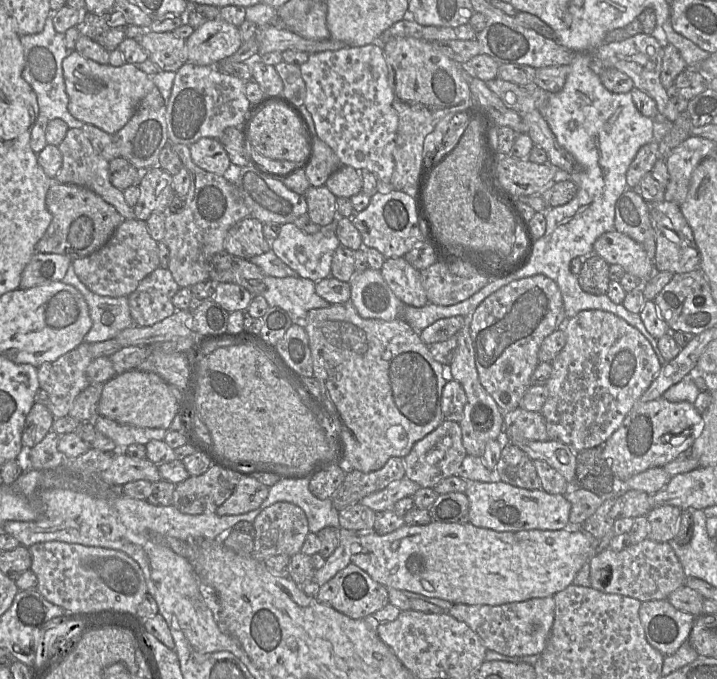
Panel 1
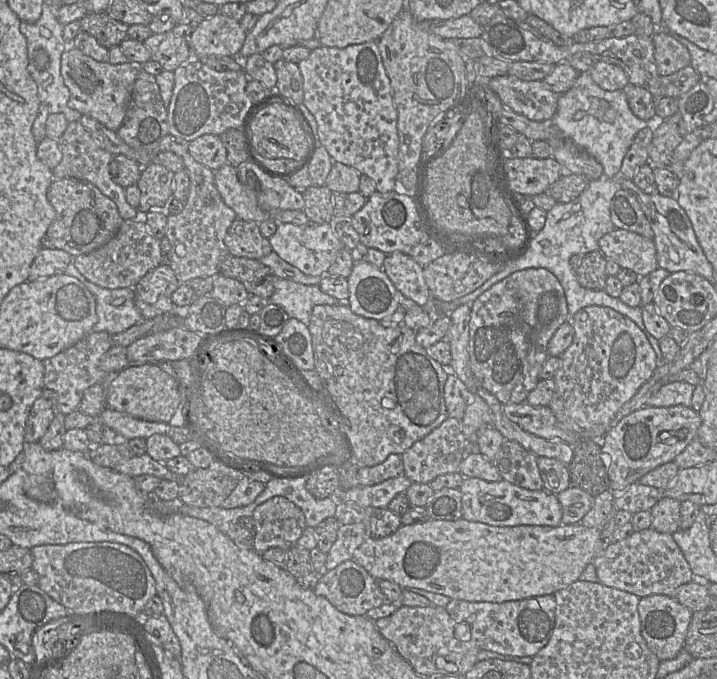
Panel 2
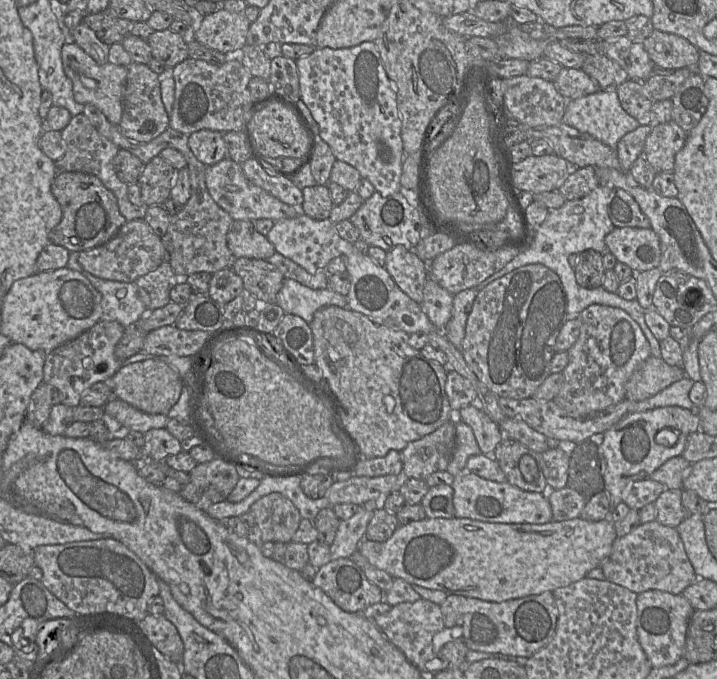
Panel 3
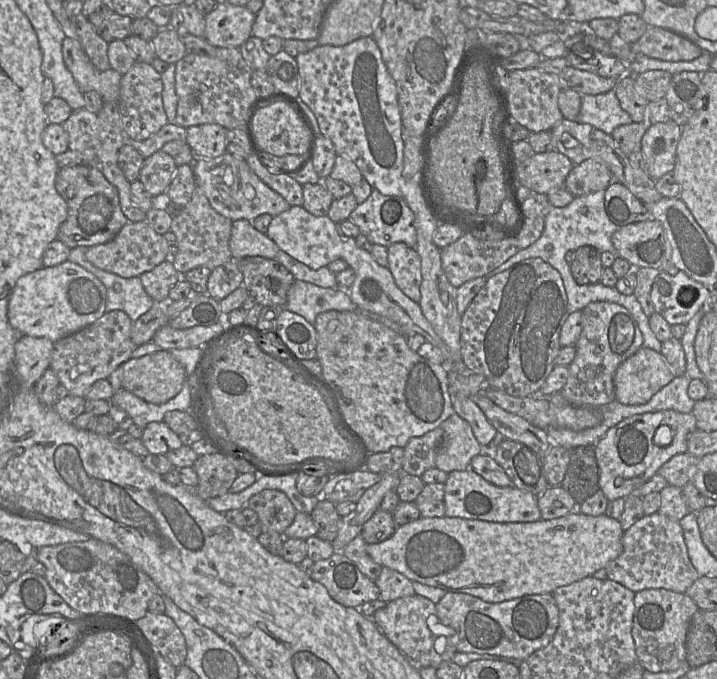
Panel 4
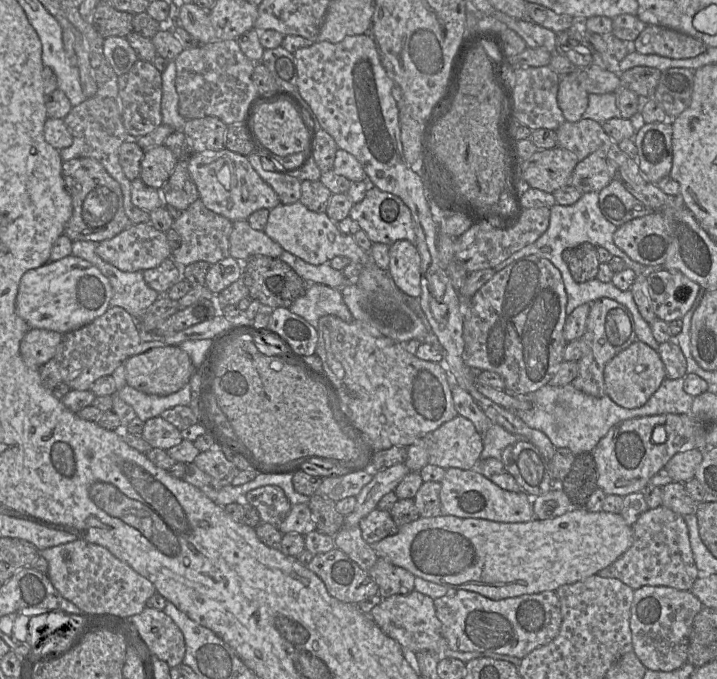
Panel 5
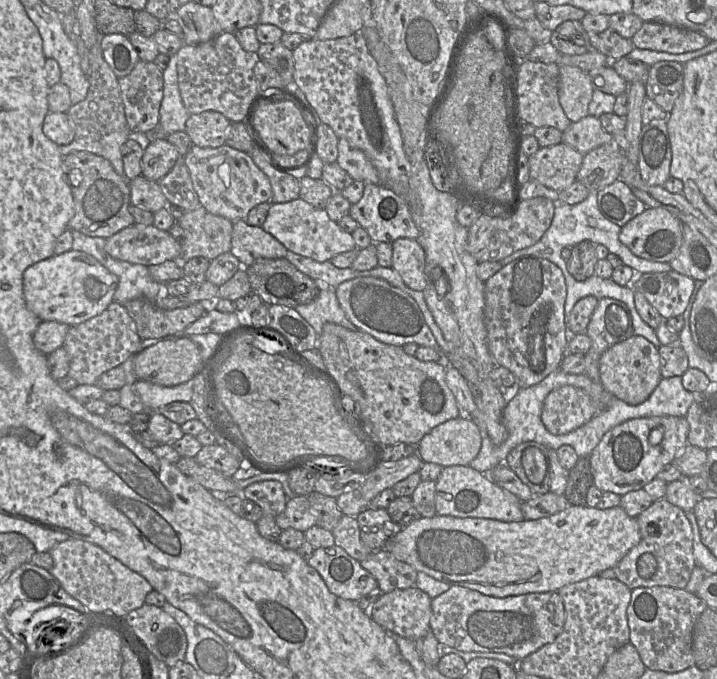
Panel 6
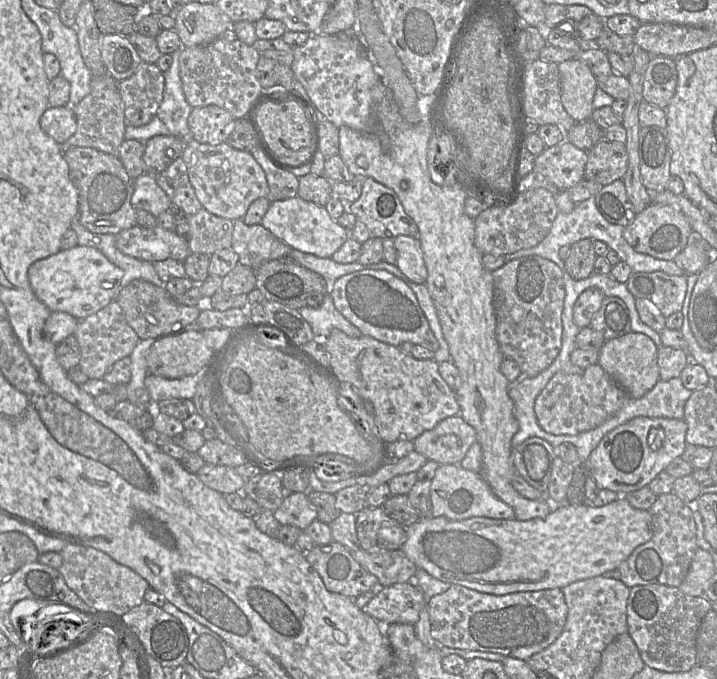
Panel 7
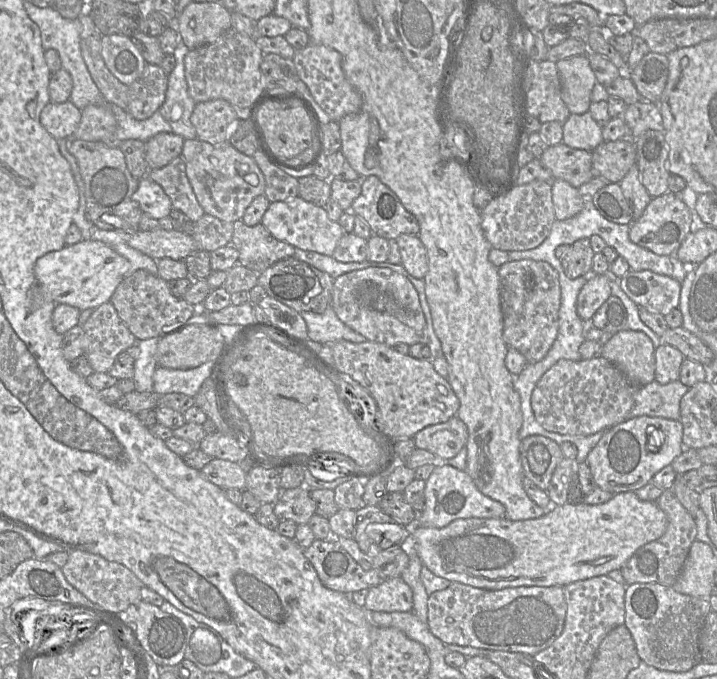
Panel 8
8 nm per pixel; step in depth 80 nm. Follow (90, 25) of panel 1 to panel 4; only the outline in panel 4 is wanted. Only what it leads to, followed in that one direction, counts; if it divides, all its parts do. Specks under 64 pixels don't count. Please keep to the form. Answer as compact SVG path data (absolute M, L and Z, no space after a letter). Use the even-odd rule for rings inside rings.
M104 4L88 16L95 31L108 43L114 40L124 40L132 35L133 19L115 12L109 4Z

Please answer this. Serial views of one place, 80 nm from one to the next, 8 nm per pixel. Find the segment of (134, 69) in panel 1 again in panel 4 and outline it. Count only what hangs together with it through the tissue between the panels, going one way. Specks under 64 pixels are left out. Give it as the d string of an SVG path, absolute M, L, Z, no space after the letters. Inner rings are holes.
M65 37L62 54L67 69L73 75L82 93L96 91L104 103L118 103L122 75L110 68L99 71L94 67L79 40Z

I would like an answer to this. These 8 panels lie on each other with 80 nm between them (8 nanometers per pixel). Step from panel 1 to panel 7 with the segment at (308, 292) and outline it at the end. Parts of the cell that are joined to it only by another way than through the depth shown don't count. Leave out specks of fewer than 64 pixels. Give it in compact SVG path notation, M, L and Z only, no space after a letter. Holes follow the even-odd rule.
M330 293L325 295L318 308L303 307L298 311L311 326L314 339L326 339L332 329L339 329L353 338L362 336L360 330L335 308Z

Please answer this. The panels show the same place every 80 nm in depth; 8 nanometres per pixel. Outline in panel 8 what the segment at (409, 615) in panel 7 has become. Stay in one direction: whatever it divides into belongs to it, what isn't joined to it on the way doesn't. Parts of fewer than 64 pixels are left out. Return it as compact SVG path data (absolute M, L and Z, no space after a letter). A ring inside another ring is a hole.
M402 577L383 580L369 588L364 608L379 612L412 611L412 589Z

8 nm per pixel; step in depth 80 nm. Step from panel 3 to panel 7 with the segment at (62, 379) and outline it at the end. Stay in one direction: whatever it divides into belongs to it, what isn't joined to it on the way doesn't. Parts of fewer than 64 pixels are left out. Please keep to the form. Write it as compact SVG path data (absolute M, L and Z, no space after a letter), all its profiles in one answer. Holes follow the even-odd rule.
M113 300L96 313L79 320L73 334L80 347L78 365L90 379L102 379L116 361L130 356L140 341L137 333L126 321L122 308Z

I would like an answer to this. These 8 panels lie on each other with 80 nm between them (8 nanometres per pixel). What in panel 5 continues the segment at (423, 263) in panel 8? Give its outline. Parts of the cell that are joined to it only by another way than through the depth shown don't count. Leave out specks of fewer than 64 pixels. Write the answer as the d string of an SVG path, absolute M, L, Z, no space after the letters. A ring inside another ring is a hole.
M397 240L390 245L388 273L404 293L415 298L420 296L421 258L414 243Z

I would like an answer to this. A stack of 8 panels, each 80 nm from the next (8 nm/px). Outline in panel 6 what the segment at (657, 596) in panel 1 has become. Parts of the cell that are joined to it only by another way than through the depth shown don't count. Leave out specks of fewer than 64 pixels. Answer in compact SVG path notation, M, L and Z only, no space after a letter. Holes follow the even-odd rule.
M665 497L656 500L637 517L640 542L612 568L616 578L630 590L639 587L667 586L684 589L696 566L693 531L686 512Z

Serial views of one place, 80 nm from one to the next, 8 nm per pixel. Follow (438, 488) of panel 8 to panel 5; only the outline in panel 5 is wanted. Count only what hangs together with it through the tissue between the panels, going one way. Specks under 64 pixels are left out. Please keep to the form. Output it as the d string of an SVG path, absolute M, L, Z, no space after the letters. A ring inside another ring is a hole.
M448 468L441 483L441 514L460 518L480 518L496 522L518 523L534 519L533 498L524 491L502 489L479 472L469 469Z

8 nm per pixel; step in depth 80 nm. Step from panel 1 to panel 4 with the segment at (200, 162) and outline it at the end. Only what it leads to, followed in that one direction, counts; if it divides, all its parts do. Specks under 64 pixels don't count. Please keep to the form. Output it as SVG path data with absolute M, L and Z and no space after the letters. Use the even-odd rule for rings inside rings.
M201 124L186 130L186 142L197 158L213 159L226 152L227 129L219 124Z

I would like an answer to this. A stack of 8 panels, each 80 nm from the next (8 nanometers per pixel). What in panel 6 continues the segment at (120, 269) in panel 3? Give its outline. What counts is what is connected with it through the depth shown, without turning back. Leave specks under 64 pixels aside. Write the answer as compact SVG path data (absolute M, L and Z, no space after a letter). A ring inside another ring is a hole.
M133 224L107 238L105 251L117 260L151 266L161 264L167 260L179 261L181 244L168 231L160 230L153 224Z

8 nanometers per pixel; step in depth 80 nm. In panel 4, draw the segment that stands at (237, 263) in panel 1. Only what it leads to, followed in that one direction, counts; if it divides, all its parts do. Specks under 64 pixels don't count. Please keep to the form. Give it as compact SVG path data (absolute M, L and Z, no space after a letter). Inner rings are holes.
M249 256L236 260L243 275L243 286L255 303L262 306L282 306L295 278L275 259Z

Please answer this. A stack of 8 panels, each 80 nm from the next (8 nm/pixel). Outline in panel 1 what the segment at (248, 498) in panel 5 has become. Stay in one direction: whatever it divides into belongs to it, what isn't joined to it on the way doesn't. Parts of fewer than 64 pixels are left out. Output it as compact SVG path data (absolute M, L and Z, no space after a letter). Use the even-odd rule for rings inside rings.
M279 501L263 511L253 522L255 536L252 557L259 562L276 555L299 553L310 532L307 517L297 505Z

